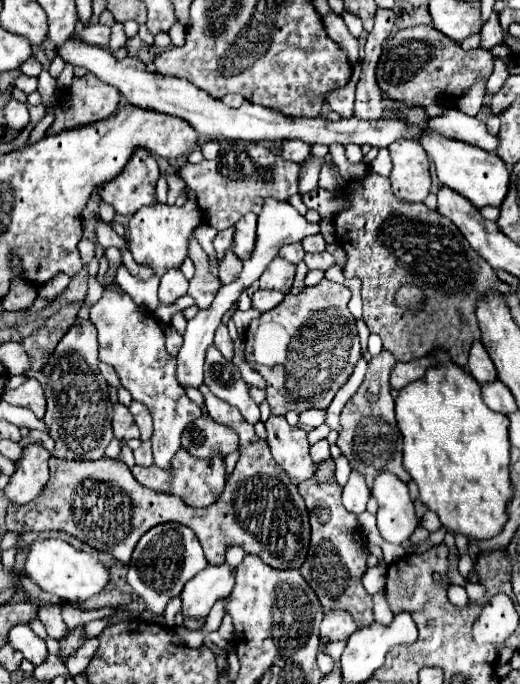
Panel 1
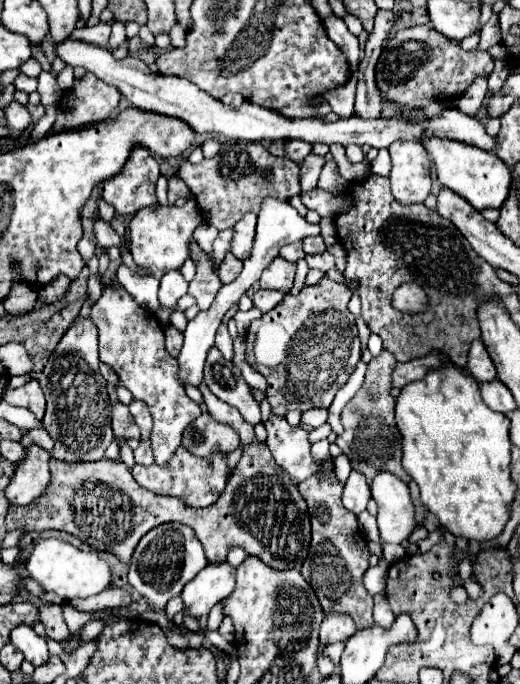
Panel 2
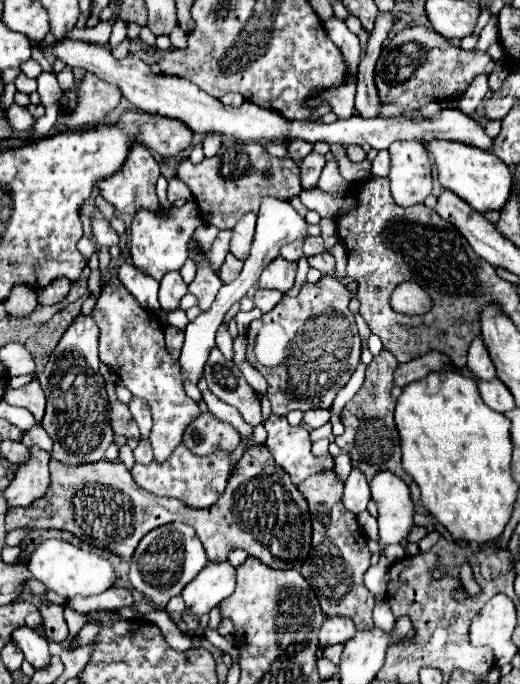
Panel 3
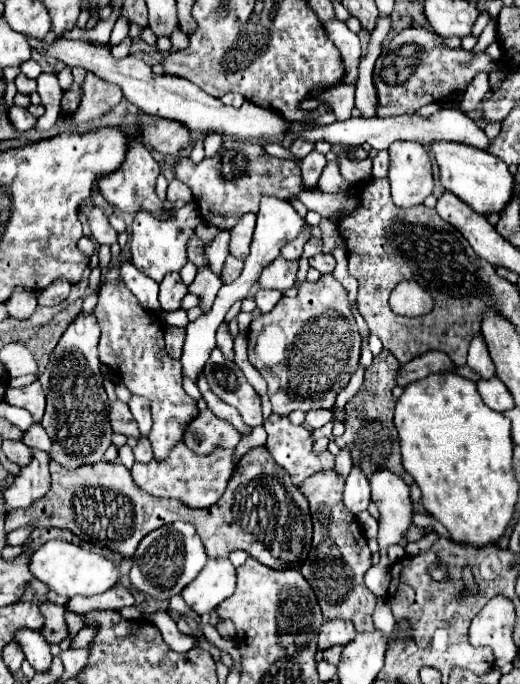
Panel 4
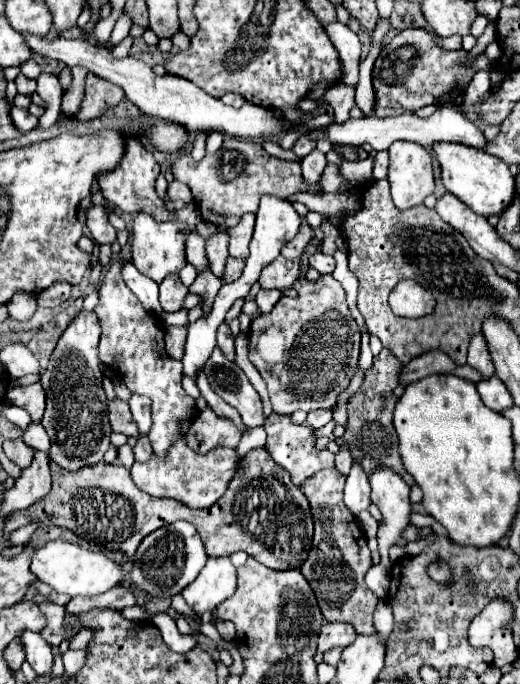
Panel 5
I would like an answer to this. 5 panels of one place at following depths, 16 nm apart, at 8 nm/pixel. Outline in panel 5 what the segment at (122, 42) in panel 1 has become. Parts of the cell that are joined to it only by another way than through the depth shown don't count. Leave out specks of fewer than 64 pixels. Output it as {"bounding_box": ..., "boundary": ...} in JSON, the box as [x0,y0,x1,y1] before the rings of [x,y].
{"bounding_box":[110,16,132,44],"boundary":[[[120,16],[118,18],[118,22],[116,22],[116,26],[114,26],[114,30],[112,30],[112,36],[110,36],[110,44],[120,44],[126,36],[128,36],[128,32],[130,32],[130,26],[132,26],[132,20],[128,18],[128,16]]]}

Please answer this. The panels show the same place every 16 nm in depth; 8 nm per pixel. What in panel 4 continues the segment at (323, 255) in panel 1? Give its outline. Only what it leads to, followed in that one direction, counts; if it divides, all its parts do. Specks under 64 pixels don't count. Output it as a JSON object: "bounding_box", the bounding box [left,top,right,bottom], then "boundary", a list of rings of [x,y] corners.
{"bounding_box":[308,254,336,274],"boundary":[[[318,254],[318,256],[308,258],[308,262],[310,262],[312,268],[316,268],[316,270],[322,272],[322,274],[330,274],[330,272],[334,270],[334,264],[336,264],[332,254]]]}

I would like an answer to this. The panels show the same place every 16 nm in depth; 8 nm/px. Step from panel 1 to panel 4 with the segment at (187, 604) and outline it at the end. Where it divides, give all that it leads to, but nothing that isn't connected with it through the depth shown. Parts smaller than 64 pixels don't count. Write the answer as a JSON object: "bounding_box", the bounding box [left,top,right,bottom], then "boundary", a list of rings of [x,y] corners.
{"bounding_box":[182,560,236,616],"boundary":[[[208,560],[200,576],[196,576],[196,580],[184,588],[182,598],[198,616],[202,616],[228,598],[234,592],[234,586],[236,568],[230,564],[230,560]]]}

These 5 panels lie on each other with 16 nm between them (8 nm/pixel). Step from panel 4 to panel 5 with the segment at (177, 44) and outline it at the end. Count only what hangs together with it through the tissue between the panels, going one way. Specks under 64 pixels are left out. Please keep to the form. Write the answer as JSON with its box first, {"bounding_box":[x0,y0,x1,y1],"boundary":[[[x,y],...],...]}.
{"bounding_box":[171,31,190,53],"boundary":[[[178,31],[171,39],[173,43],[171,53],[178,53],[179,51],[186,50],[190,46],[190,38],[182,31]]]}

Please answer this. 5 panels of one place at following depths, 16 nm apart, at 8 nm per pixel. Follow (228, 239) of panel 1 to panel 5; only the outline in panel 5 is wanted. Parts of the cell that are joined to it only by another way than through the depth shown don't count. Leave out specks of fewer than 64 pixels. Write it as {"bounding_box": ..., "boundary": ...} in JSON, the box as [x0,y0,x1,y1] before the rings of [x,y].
{"bounding_box":[206,232,228,278],"boundary":[[[218,232],[214,238],[210,238],[206,242],[206,256],[210,262],[210,268],[216,276],[222,278],[222,270],[224,270],[224,262],[228,258],[228,234],[226,232]]]}

